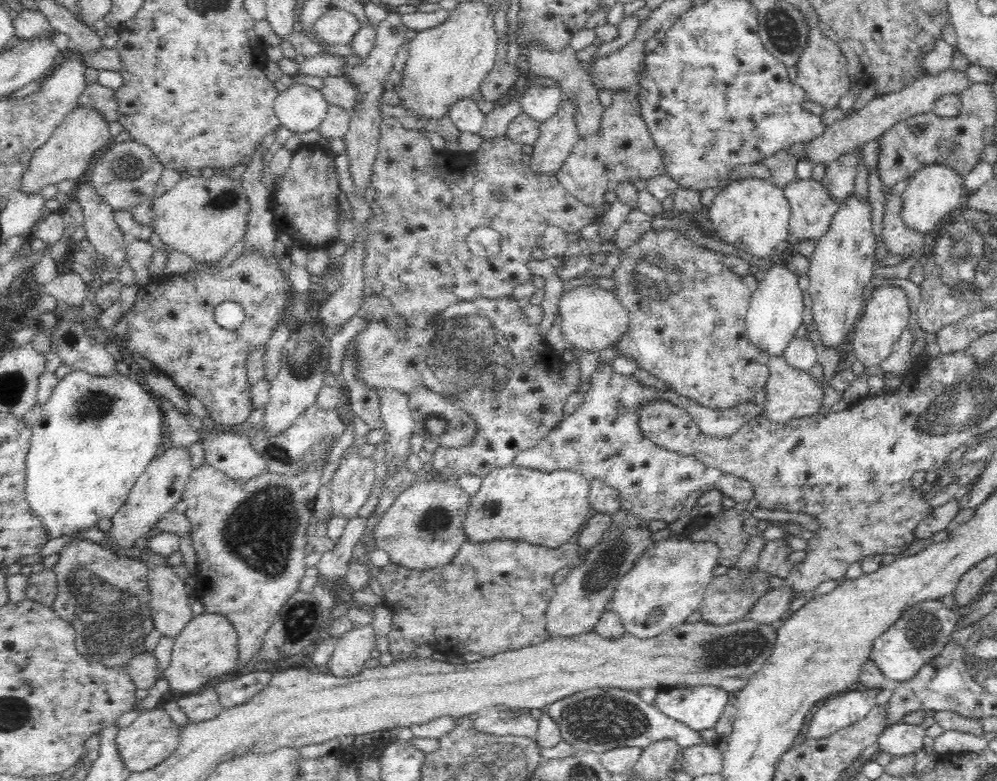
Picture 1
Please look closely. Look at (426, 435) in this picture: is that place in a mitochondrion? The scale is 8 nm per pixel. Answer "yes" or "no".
no

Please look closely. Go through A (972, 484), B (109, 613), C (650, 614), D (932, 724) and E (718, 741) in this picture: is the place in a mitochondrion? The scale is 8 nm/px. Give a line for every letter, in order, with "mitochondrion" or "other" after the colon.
A: other
B: mitochondrion
C: mitochondrion
D: other
E: other

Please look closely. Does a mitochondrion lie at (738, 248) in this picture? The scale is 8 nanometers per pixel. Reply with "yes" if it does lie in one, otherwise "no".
no

